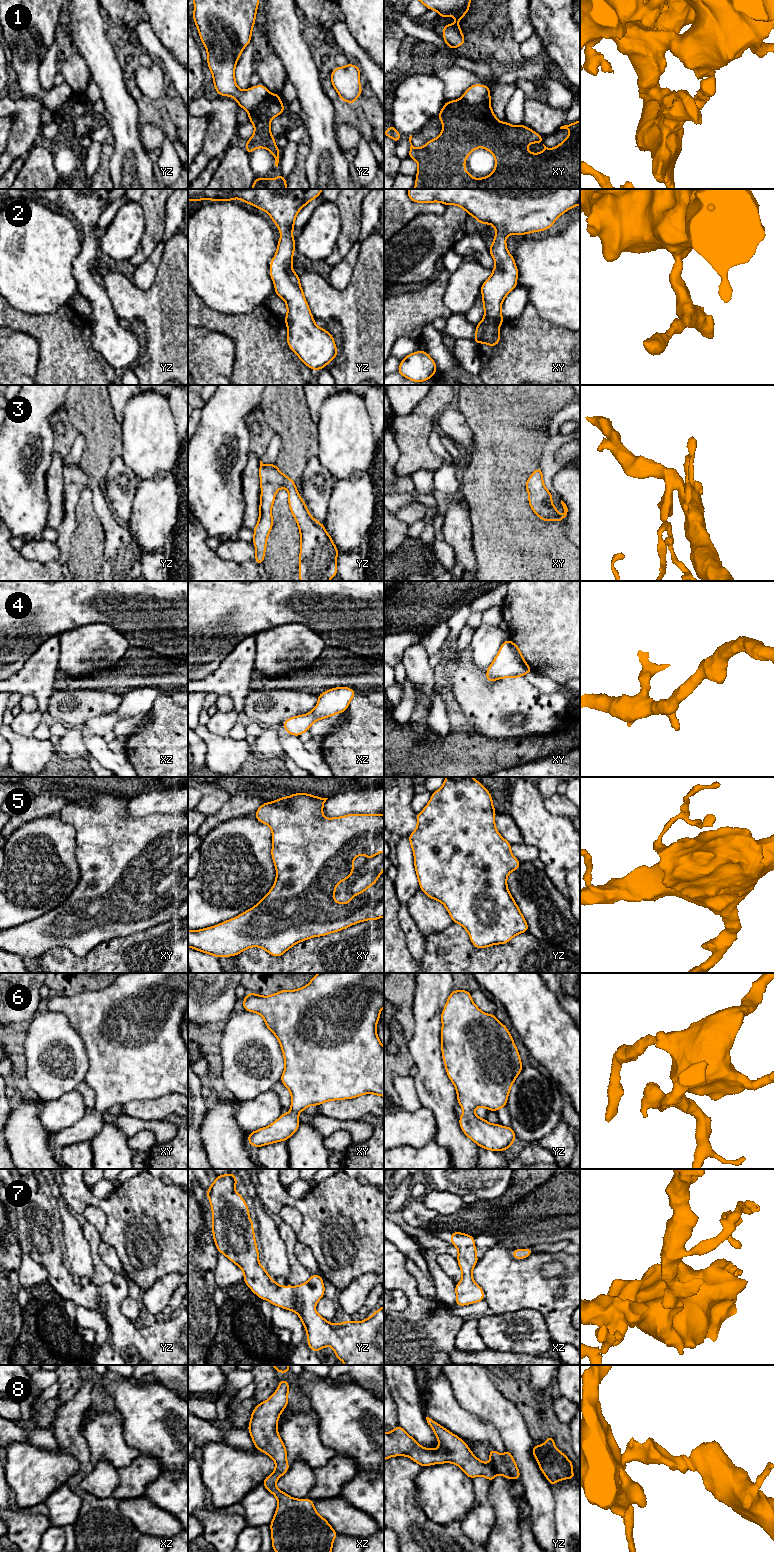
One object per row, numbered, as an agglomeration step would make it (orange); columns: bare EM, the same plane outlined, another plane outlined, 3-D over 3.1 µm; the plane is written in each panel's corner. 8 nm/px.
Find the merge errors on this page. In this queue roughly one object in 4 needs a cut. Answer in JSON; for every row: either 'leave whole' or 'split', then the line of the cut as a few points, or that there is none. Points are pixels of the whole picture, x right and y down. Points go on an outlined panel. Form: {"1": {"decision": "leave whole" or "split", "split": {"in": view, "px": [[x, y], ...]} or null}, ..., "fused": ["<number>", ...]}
{"1": {"decision": "split", "split": {"in": "xy", "px": [[462, 97], [472, 104], [489, 104]]}}, "2": {"decision": "leave whole", "split": null}, "3": {"decision": "leave whole", "split": null}, "4": {"decision": "leave whole", "split": null}, "5": {"decision": "leave whole", "split": null}, "6": {"decision": "leave whole", "split": null}, "7": {"decision": "leave whole", "split": null}, "8": {"decision": "leave whole", "split": null}, "fused": ["1"]}

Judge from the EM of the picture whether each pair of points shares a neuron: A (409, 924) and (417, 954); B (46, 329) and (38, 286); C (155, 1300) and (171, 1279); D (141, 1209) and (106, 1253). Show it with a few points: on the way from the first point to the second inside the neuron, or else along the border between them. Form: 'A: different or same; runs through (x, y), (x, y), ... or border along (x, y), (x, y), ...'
A: same; runs through (411, 931), (416, 947)
B: different; border along (64, 304), (50, 314), (28, 314), (20, 311)
C: same; runs through (159, 1295), (168, 1284)
D: different; border along (102, 1241), (114, 1249), (123, 1266)

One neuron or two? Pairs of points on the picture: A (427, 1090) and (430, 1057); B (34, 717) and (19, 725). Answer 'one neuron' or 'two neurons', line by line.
A: one neuron
B: one neuron

